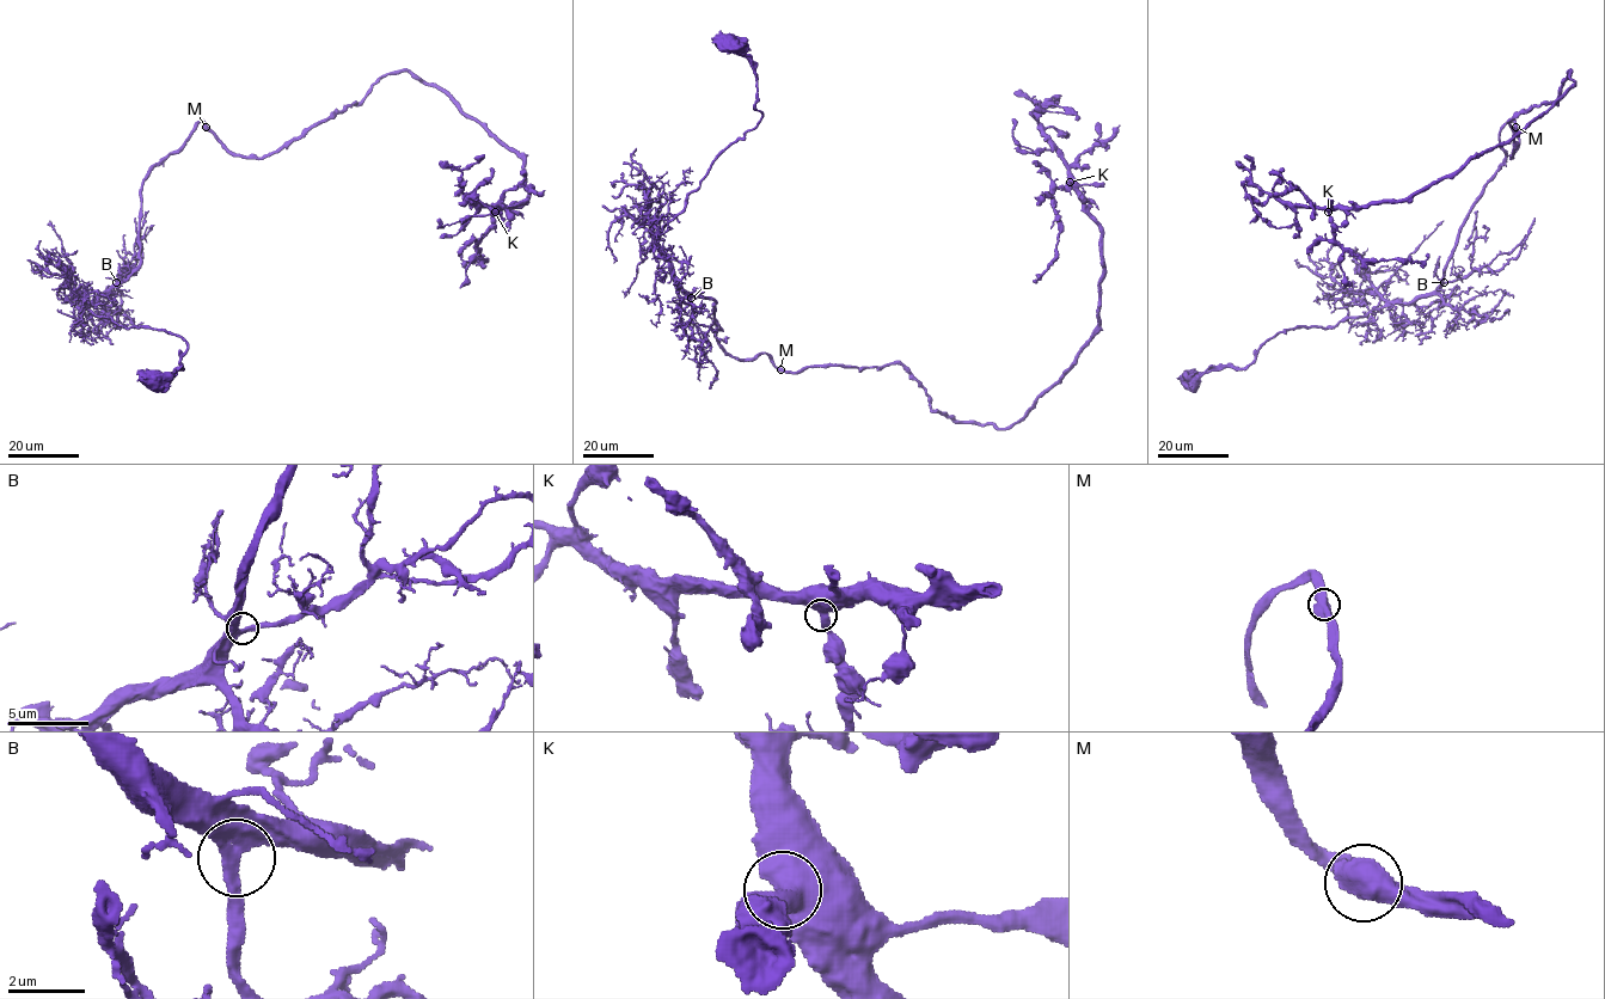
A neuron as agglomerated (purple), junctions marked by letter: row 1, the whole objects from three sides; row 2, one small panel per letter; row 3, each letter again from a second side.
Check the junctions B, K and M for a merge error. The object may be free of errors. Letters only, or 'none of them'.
none of them

